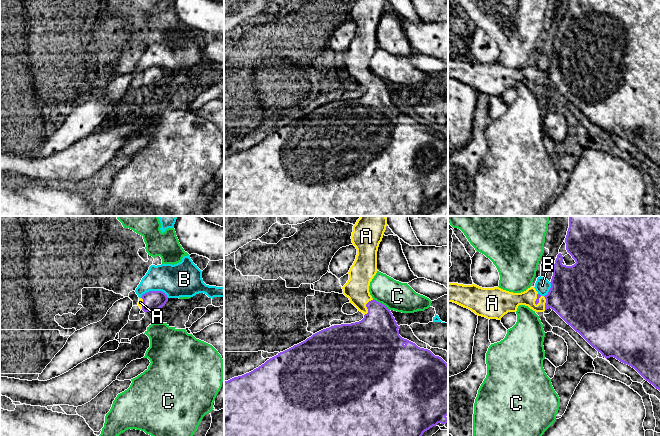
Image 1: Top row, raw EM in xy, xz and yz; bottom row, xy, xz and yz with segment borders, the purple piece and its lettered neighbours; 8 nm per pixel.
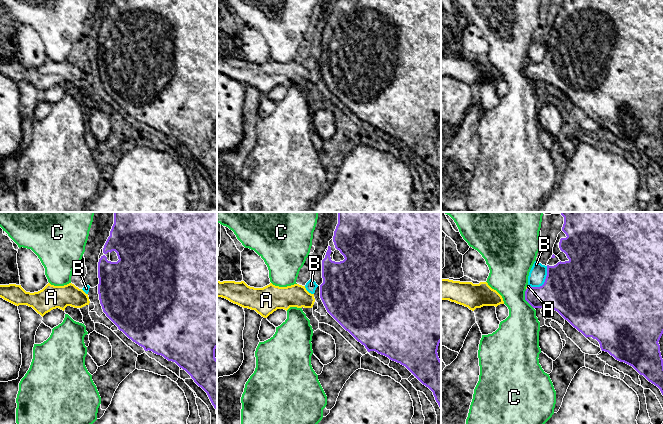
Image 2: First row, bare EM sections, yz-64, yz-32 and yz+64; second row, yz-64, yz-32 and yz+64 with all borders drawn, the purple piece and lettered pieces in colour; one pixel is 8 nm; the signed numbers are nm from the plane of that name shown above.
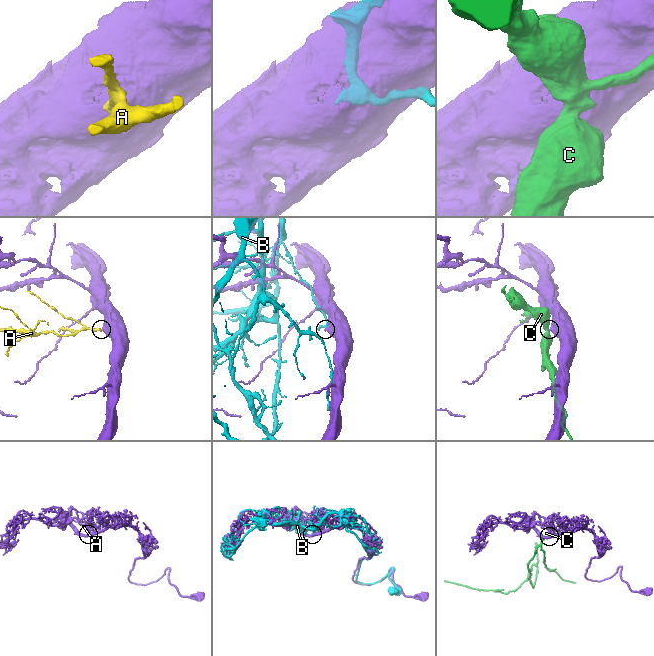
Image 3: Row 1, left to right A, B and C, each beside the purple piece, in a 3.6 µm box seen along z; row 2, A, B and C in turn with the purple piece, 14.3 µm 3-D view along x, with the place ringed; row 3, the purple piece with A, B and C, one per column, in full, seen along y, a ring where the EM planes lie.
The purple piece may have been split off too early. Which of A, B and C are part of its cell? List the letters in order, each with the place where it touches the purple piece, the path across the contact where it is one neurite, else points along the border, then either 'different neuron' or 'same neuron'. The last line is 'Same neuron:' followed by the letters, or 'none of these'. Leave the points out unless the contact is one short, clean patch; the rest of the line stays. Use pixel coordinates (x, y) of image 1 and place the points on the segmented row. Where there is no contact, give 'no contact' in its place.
A: xz (366, 306) | across xz (376, 335), (376, 316), (366, 306), (356, 289) | same neuron
B: xy (154, 291) | different neuron
C: xz (381, 303) | different neuron
Same neuron: A

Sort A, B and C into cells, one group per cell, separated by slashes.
A / B / C

